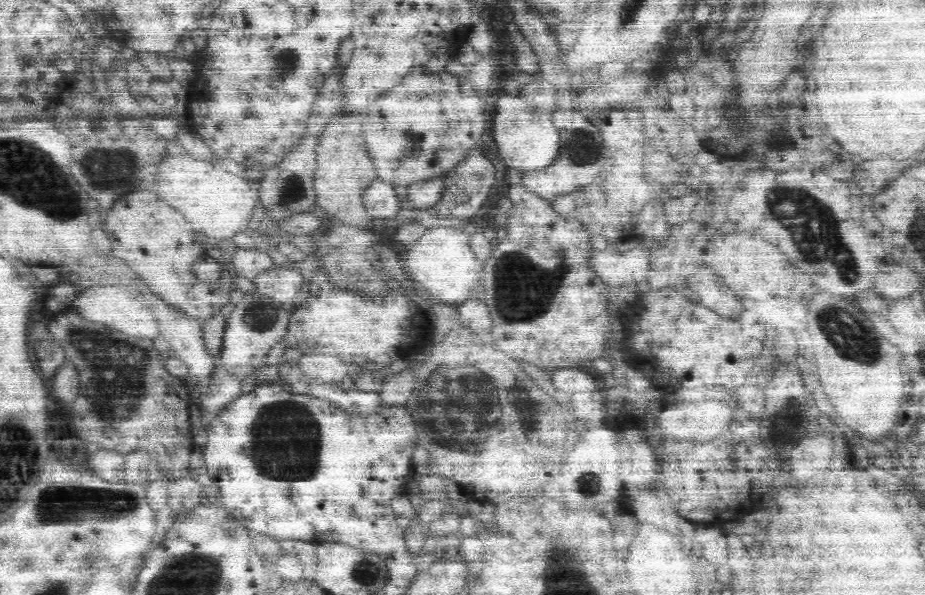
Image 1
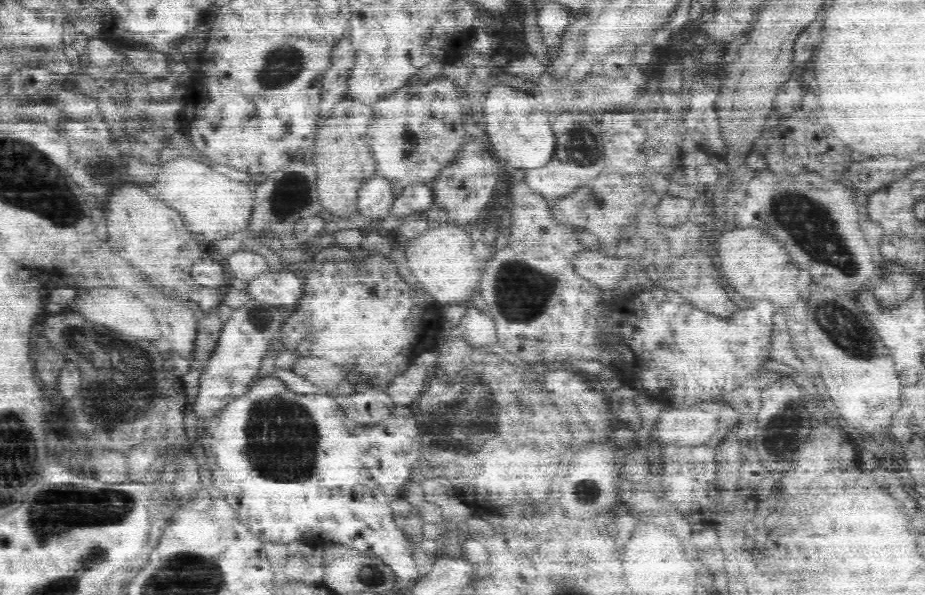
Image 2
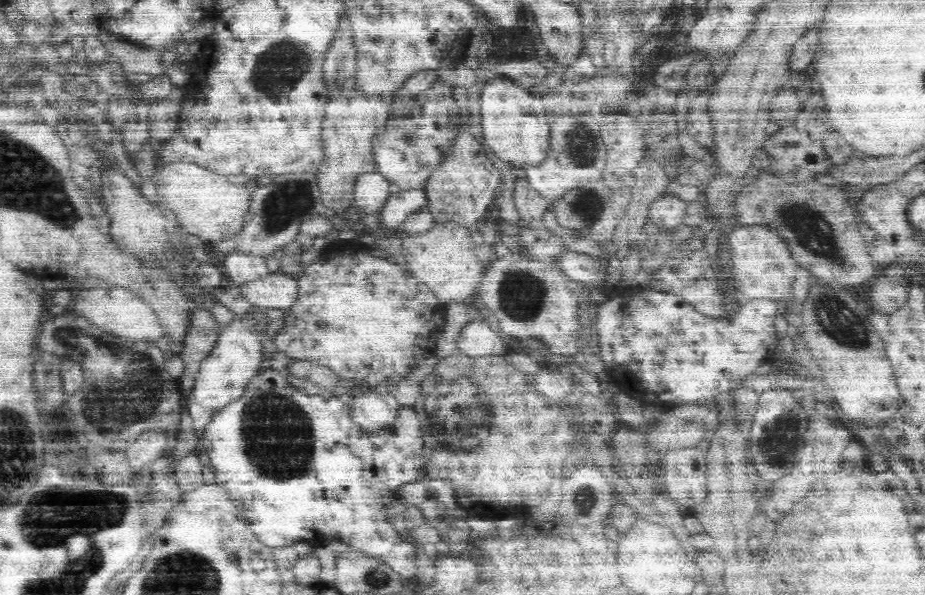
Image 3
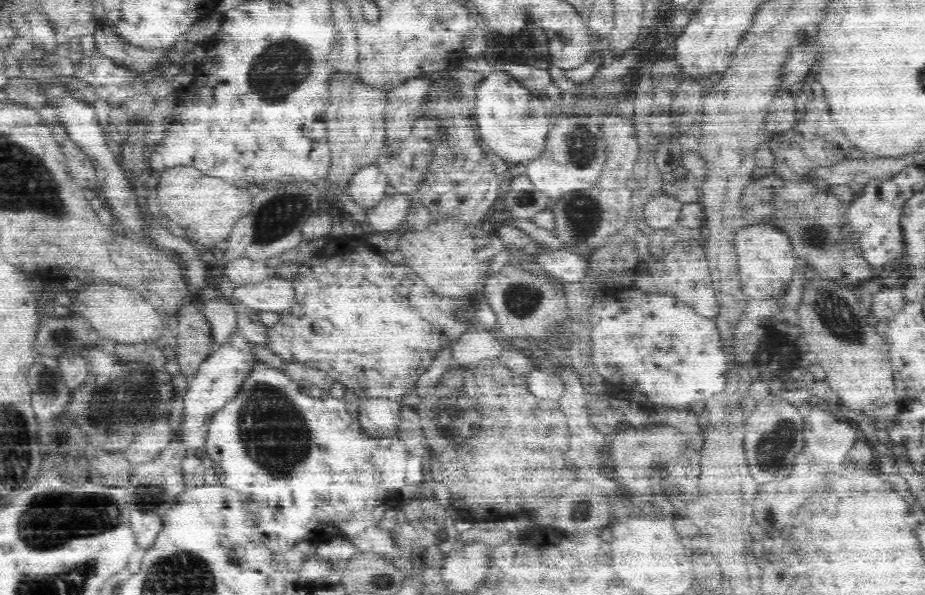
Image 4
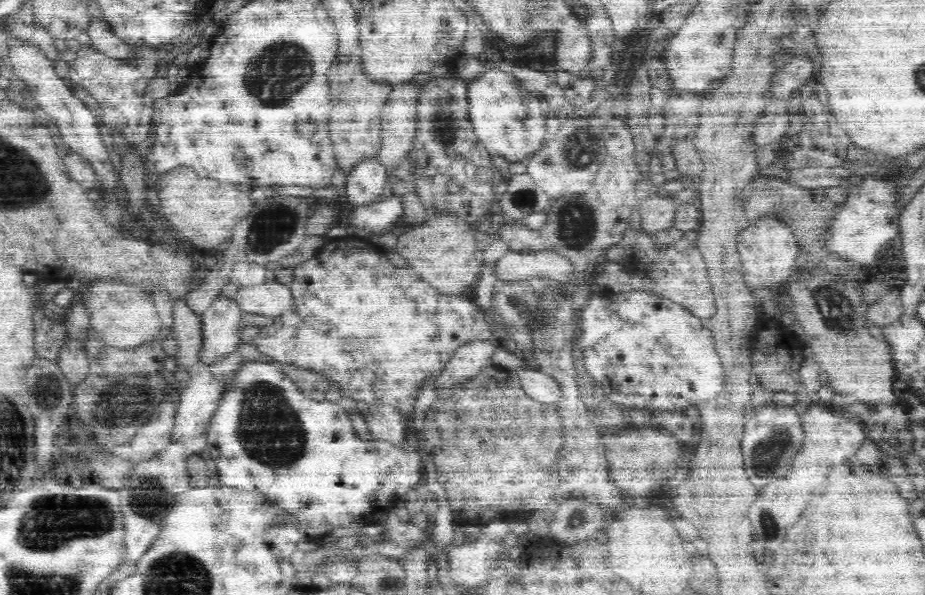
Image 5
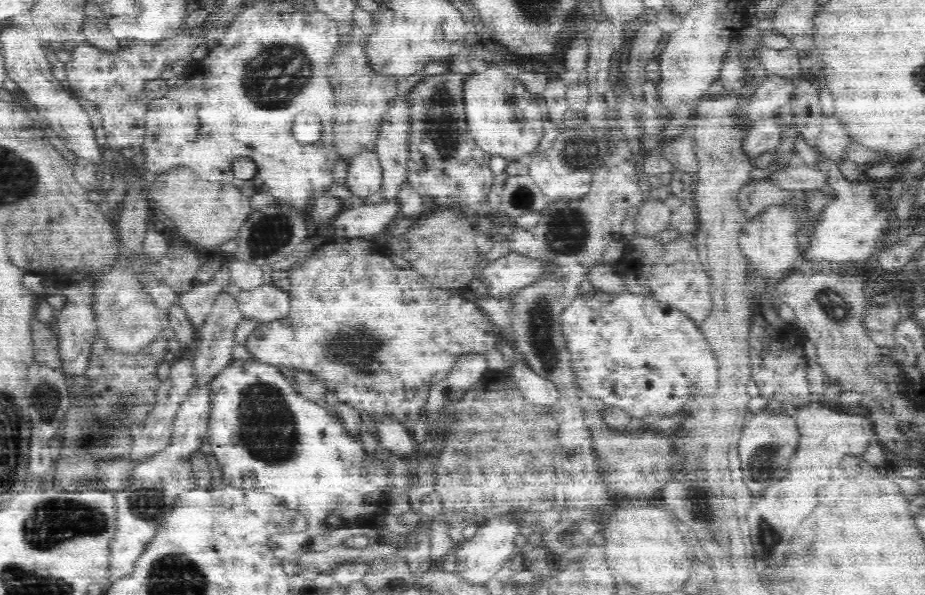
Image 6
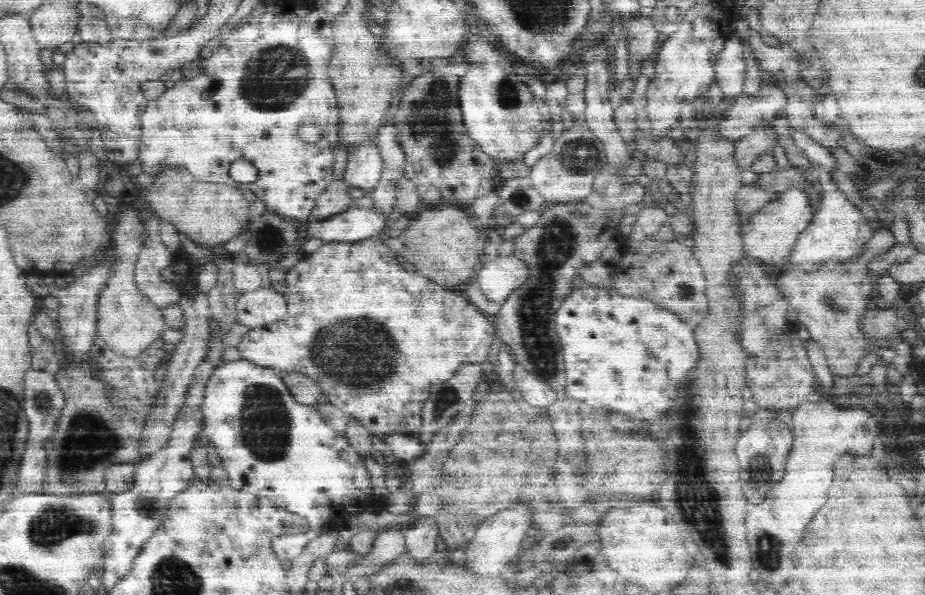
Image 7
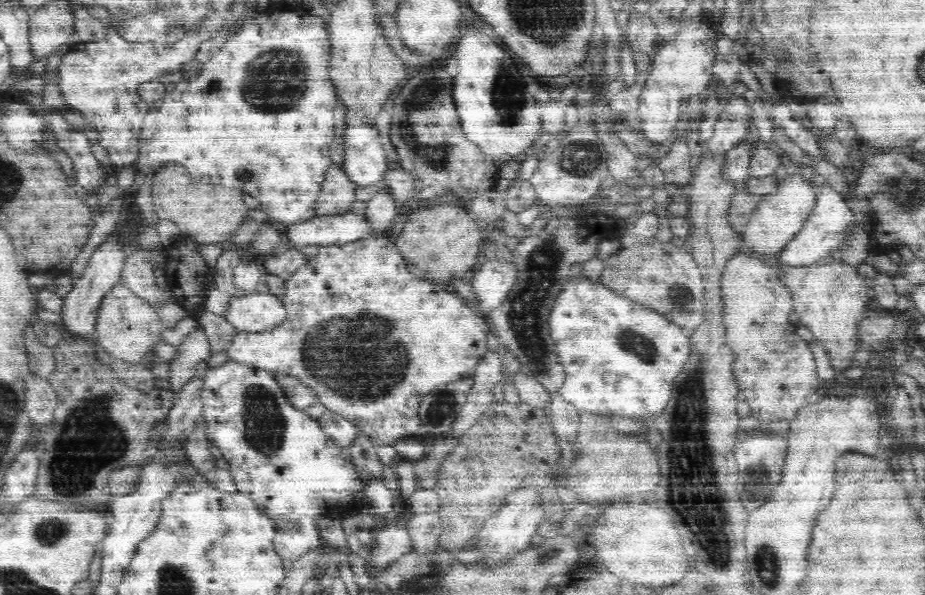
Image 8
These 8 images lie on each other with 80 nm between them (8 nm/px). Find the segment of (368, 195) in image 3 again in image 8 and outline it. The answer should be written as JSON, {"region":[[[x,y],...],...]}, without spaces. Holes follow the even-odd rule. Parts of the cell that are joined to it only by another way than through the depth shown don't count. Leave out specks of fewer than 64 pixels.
{"region":[[[347,120],[343,171],[349,182],[358,187],[376,185],[388,174],[384,149],[378,130],[360,120]]]}

